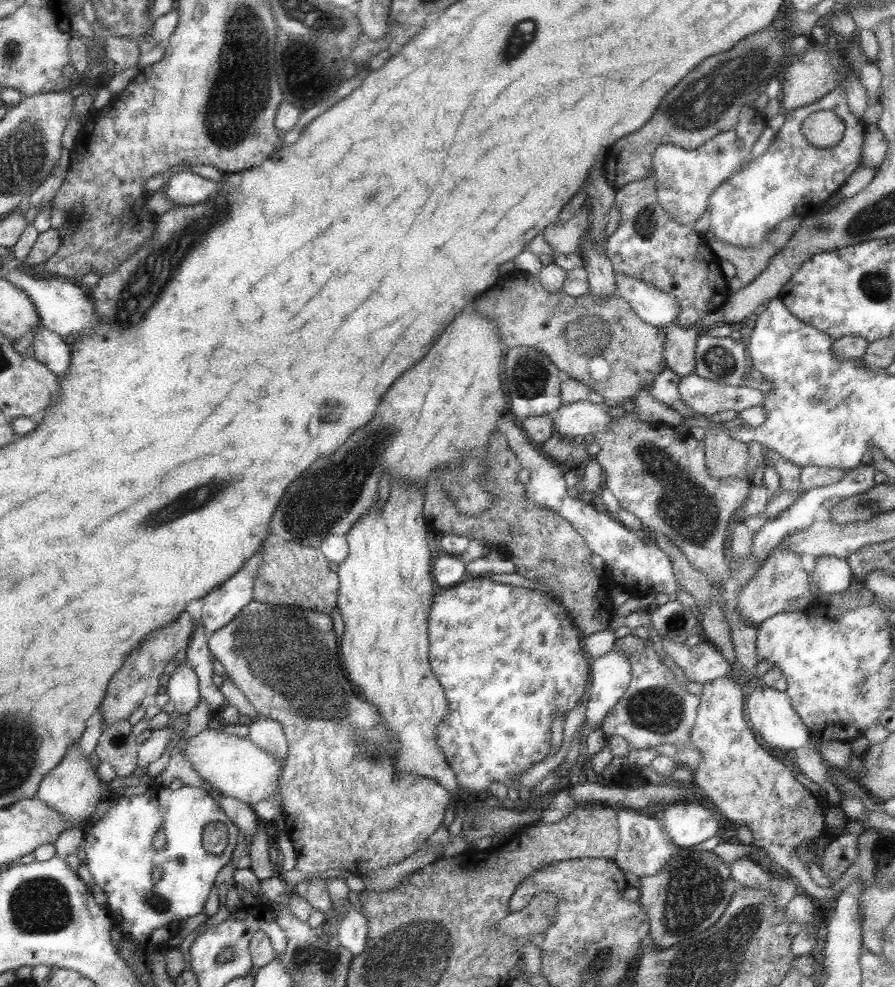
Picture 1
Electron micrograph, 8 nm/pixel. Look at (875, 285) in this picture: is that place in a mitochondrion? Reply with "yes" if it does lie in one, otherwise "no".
yes

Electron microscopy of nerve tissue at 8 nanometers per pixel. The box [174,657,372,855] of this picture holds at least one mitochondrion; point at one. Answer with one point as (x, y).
(221, 843)

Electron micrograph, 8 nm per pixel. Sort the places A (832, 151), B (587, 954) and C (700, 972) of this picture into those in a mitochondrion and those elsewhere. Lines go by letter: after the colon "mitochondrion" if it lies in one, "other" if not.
A: other
B: mitochondrion
C: mitochondrion

